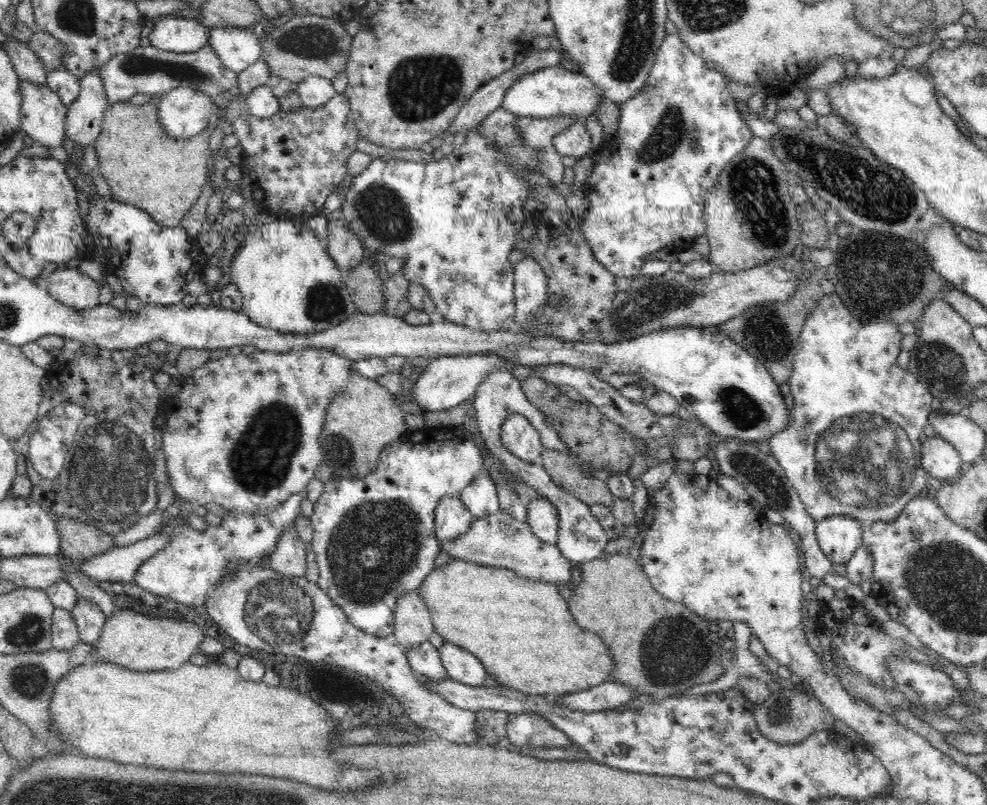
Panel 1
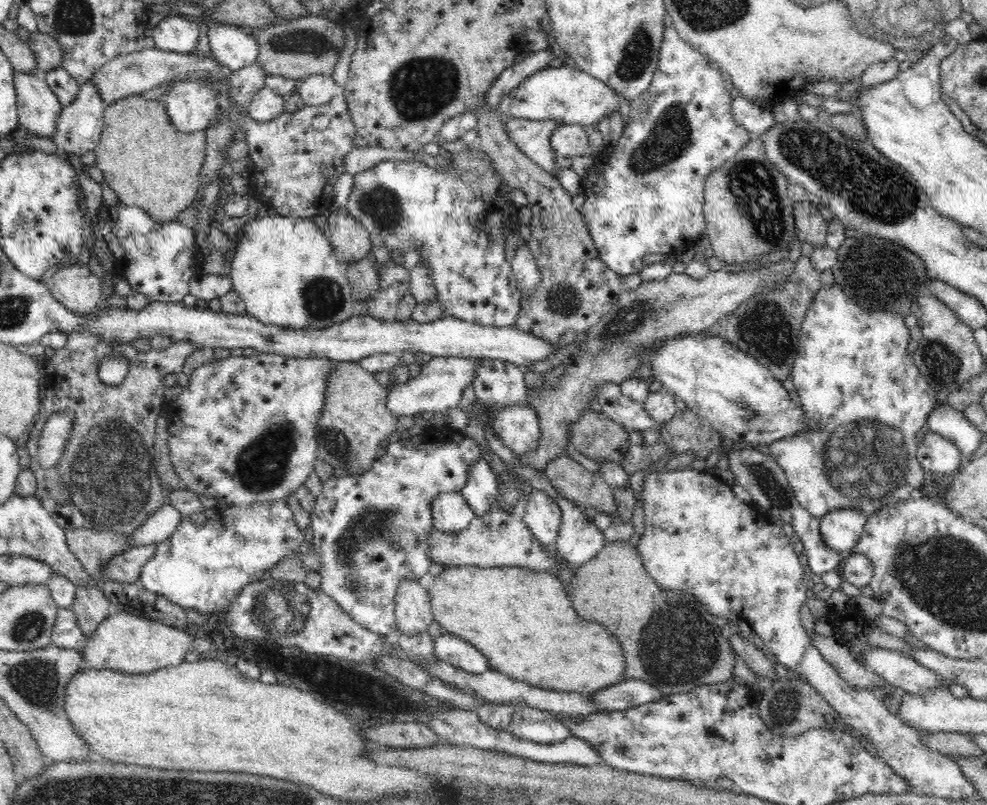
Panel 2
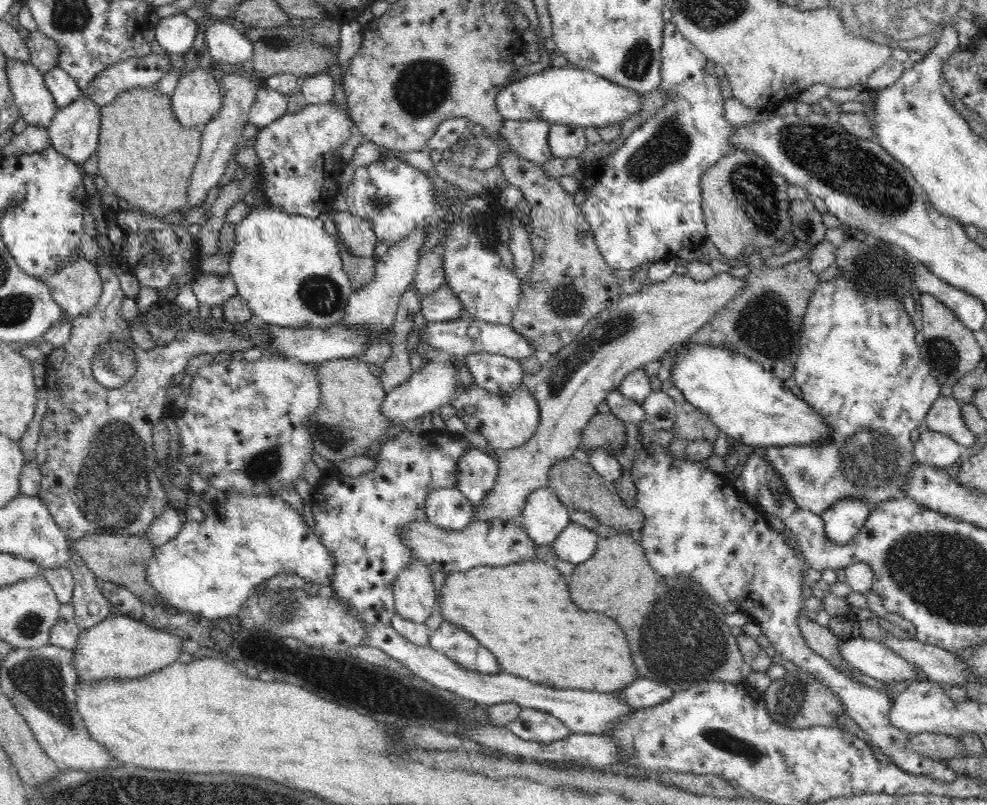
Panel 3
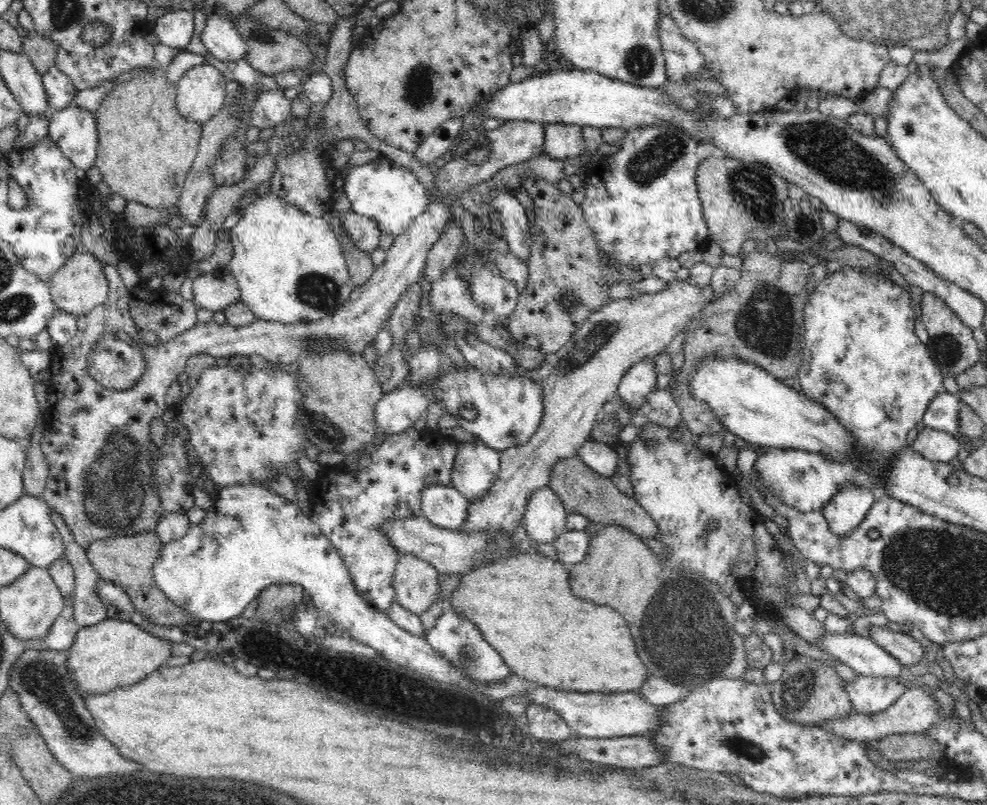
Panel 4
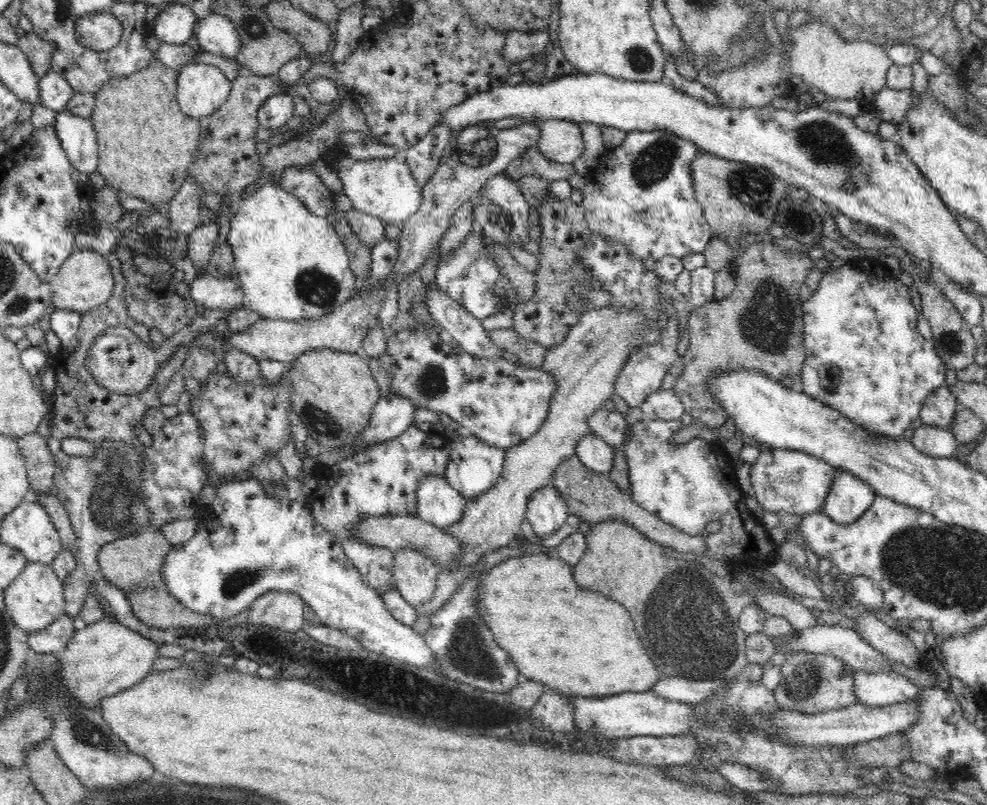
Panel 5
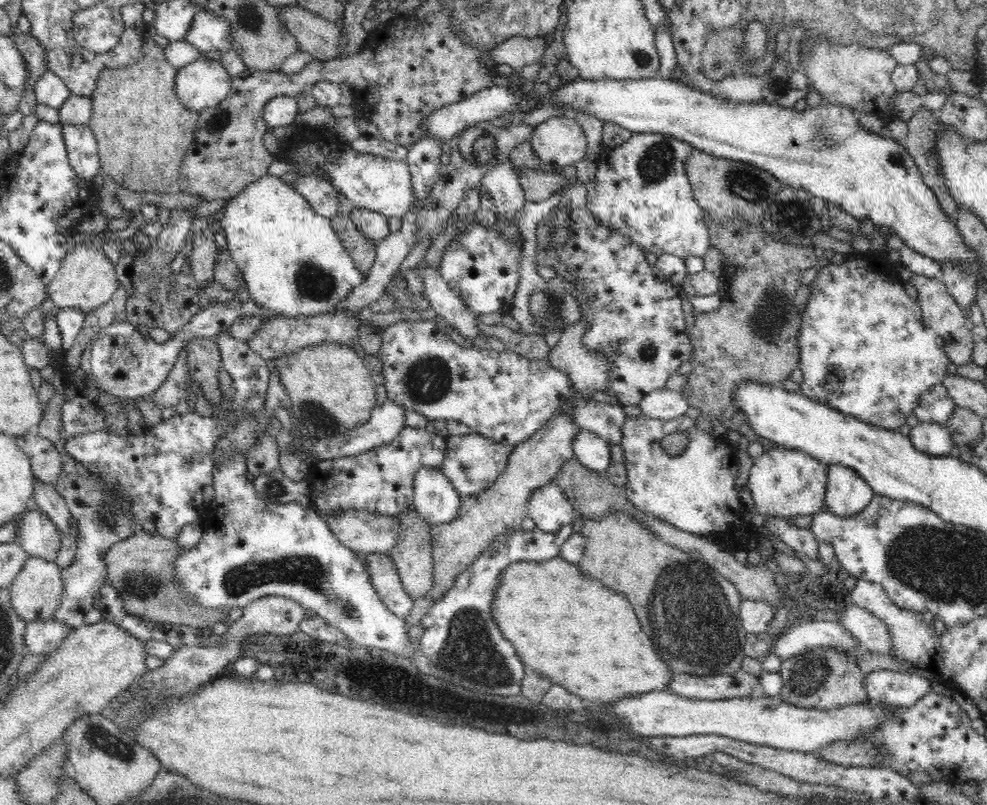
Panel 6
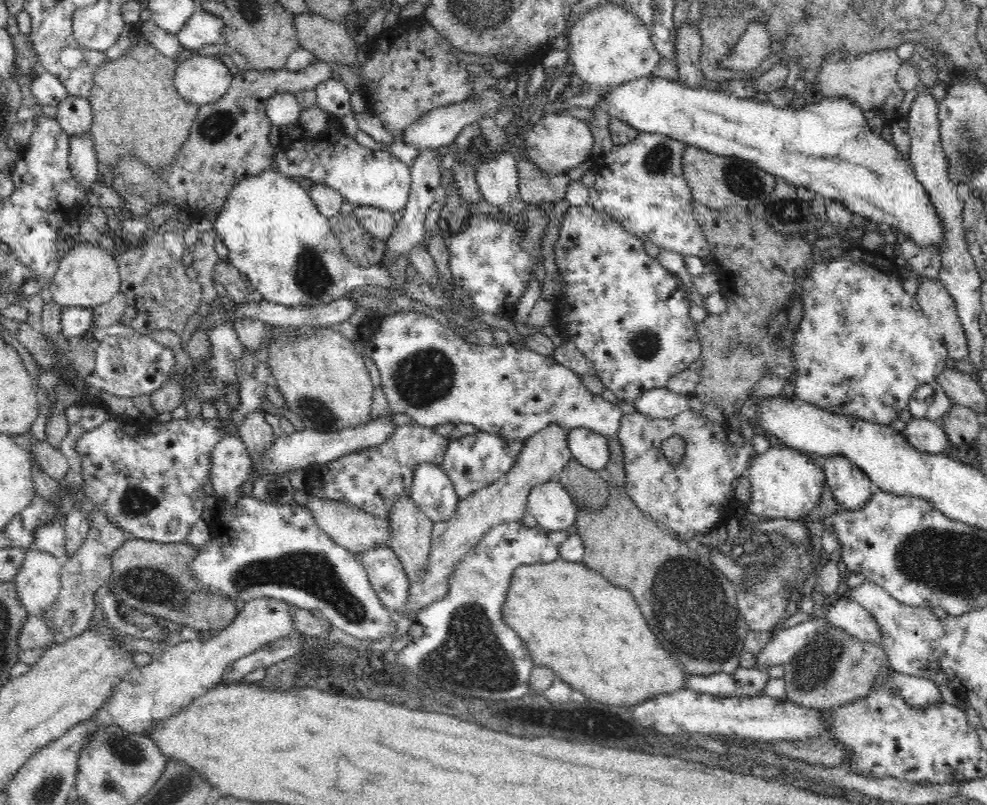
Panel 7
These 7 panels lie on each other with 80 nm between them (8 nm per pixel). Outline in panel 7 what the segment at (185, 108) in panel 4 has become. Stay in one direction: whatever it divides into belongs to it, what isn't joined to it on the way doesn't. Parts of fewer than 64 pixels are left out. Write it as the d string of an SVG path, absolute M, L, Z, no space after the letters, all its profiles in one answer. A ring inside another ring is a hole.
M199 56L178 64L174 87L185 102L200 108L216 103L230 89L234 76L221 56Z

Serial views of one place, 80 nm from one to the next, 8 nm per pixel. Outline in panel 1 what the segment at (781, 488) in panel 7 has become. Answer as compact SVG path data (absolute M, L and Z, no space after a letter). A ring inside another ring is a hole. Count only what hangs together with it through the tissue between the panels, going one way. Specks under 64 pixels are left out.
M837 294L823 295L818 302L818 306L808 317L804 329L799 336L800 350L795 356L793 362L793 371L789 378L790 394L793 396L794 404L792 405L791 415L787 427L779 433L769 438L769 446L772 456L780 463L785 470L787 477L796 489L800 500L804 503L806 512L814 521L820 521L836 514L846 514L854 518L864 527L876 522L895 522L900 517L901 510L912 499L920 497L926 493L926 480L929 477L927 472L921 466L922 443L920 436L924 426L929 424L929 414L932 410L931 392L917 379L914 372L904 371L898 366L896 358L900 354L900 340L902 335L896 328L896 324L890 322L860 322L856 320L848 308L842 304L842 300Z

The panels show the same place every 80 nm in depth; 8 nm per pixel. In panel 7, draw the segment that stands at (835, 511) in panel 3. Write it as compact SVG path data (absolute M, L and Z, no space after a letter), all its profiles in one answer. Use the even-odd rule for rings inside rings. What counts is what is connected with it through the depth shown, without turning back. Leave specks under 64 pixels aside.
M828 456L822 460L825 482L832 492L834 500L844 508L852 511L863 507L871 498L871 480L847 458Z

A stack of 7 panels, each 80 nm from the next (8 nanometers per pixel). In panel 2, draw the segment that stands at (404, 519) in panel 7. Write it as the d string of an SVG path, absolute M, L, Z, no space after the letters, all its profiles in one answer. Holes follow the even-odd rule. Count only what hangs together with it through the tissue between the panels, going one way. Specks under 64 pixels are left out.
M404 579L395 597L395 626L401 634L426 632L433 620L427 579Z

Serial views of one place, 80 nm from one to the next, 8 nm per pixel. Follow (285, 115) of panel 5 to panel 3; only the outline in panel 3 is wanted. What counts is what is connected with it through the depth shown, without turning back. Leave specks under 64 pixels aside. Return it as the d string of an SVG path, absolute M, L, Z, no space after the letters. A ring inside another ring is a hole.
M263 86L251 107L249 123L263 127L288 113L288 96Z

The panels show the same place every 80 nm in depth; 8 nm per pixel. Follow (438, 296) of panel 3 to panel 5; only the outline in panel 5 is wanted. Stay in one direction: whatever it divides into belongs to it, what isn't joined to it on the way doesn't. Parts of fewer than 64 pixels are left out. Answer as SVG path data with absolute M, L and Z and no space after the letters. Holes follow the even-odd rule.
M473 231L454 254L448 254L444 262L439 262L435 275L437 287L442 292L445 290L450 298L459 302L462 308L470 311L480 322L492 316L494 312L508 308L508 306L503 306L503 302L505 292L512 286L508 278L501 273L499 266L495 263L495 258L485 250L481 233Z

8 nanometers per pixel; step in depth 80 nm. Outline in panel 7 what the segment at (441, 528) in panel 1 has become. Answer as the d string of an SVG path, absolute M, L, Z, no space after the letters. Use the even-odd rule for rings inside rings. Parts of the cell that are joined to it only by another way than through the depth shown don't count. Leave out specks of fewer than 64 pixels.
M431 462L416 466L410 494L417 507L434 523L452 518L459 502L450 477L441 465Z

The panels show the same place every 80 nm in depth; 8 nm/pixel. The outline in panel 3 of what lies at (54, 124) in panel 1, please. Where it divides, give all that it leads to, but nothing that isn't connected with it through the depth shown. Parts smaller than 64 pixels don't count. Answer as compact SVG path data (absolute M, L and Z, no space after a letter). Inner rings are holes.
M7 59L7 76L21 118L30 126L47 129L58 107L45 84L45 77L30 61L10 59Z

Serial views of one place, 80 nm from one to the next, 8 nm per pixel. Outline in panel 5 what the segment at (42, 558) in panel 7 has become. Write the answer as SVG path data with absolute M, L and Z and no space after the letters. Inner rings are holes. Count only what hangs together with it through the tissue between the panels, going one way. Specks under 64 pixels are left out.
M28 562L24 570L4 589L4 604L12 622L27 634L50 626L64 613L64 584L50 565Z

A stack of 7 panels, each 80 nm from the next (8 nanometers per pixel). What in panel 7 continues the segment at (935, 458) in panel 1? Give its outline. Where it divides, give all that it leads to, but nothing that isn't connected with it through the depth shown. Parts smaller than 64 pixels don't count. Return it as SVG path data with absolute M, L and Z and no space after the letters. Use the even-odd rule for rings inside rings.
M913 418L911 423L906 424L903 433L915 449L925 453L943 453L944 448L950 444L942 420Z

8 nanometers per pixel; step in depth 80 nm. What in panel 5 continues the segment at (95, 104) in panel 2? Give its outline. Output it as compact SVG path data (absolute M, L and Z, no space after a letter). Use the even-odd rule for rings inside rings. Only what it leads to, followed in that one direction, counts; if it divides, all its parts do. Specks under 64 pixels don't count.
M65 109L56 114L53 127L74 168L86 175L96 173L99 146L91 118L73 116Z

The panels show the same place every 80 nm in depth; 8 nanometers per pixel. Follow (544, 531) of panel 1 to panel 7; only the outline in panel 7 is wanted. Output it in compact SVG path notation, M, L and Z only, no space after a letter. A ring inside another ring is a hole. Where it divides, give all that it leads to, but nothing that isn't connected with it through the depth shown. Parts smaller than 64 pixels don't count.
M554 479L534 486L527 500L527 510L546 531L566 531L576 523L578 503L562 483Z

